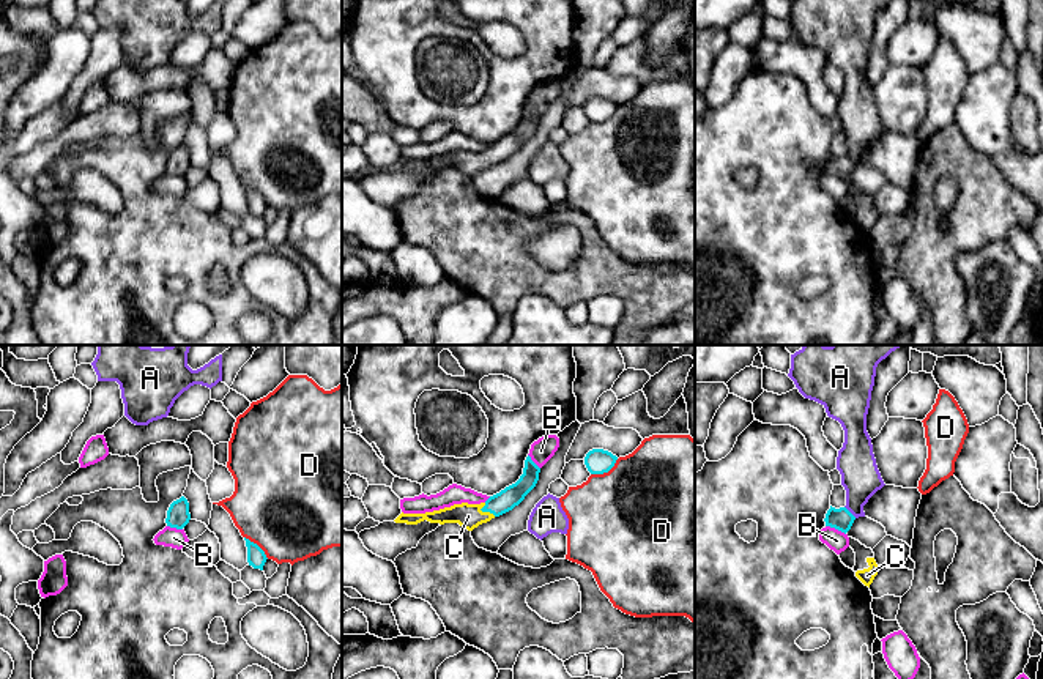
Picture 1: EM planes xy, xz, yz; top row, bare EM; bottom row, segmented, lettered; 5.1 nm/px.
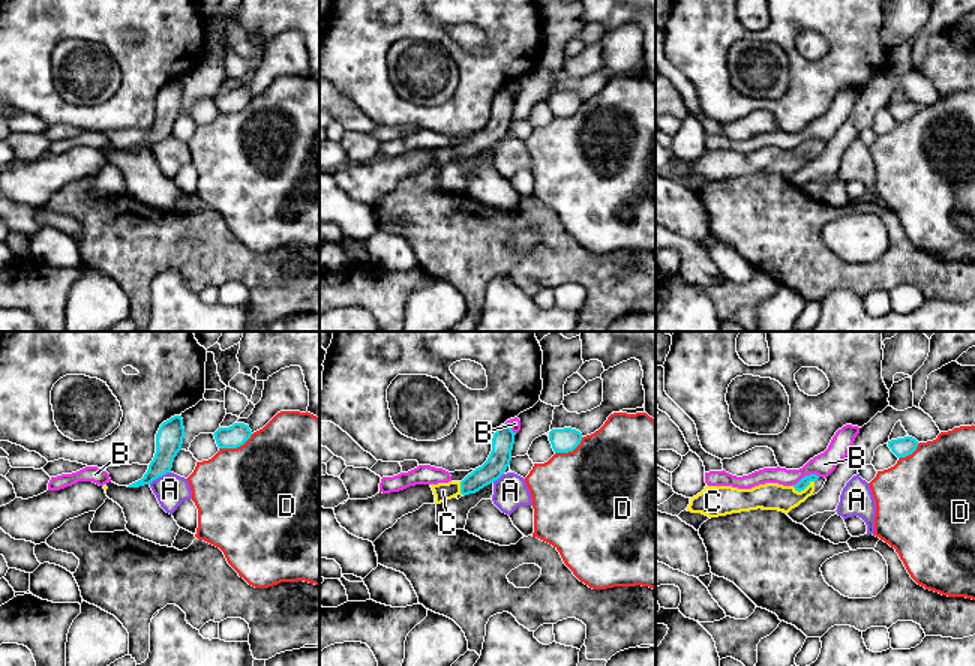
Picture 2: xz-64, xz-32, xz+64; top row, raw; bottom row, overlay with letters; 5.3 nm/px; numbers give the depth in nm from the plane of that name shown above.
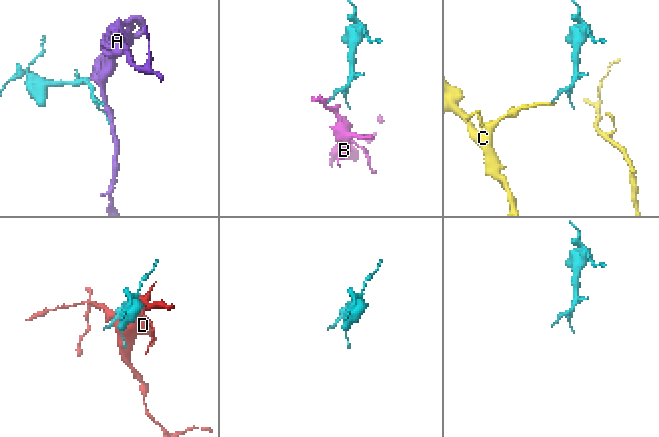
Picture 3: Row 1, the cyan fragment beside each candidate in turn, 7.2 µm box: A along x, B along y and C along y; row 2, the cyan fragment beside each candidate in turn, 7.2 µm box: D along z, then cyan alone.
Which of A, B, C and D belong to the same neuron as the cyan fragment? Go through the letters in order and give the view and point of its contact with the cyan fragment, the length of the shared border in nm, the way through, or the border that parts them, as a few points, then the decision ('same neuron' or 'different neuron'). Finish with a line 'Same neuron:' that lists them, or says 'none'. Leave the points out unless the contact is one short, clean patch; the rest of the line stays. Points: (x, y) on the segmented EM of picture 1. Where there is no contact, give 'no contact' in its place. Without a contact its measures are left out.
A: meets cyan in yz at (849, 512); contact 90 nm long; border along yz (845, 506), (856, 517); different neuron
B: meets cyan in yz at (835, 528); contact 120 nm long; different neuron
C: meets cyan in xz at (487, 511); contact 90 nm long; runs through xz (506, 500), (487, 511), (468, 515); same neuron
D: meets cyan in xz at (605, 471); contact 170 nm long; different neuron
Same neuron: C

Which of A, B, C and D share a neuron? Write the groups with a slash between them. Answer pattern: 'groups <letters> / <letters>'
groups A / B / C / D

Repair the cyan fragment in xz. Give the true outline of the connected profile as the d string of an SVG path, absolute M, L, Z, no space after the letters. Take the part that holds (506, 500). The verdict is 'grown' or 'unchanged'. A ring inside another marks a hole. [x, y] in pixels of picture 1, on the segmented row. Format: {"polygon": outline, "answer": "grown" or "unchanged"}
{"polygon": "M528 455L520 479L515 484L501 490L499 493L490 496L485 503L462 503L425 514L402 512L394 521L406 525L418 525L424 520L440 525L458 523L465 529L473 531L479 525L487 523L492 518L499 517L518 506L525 499L525 496L536 487L539 480L539 473L540 468Z", "answer": "grown"}

